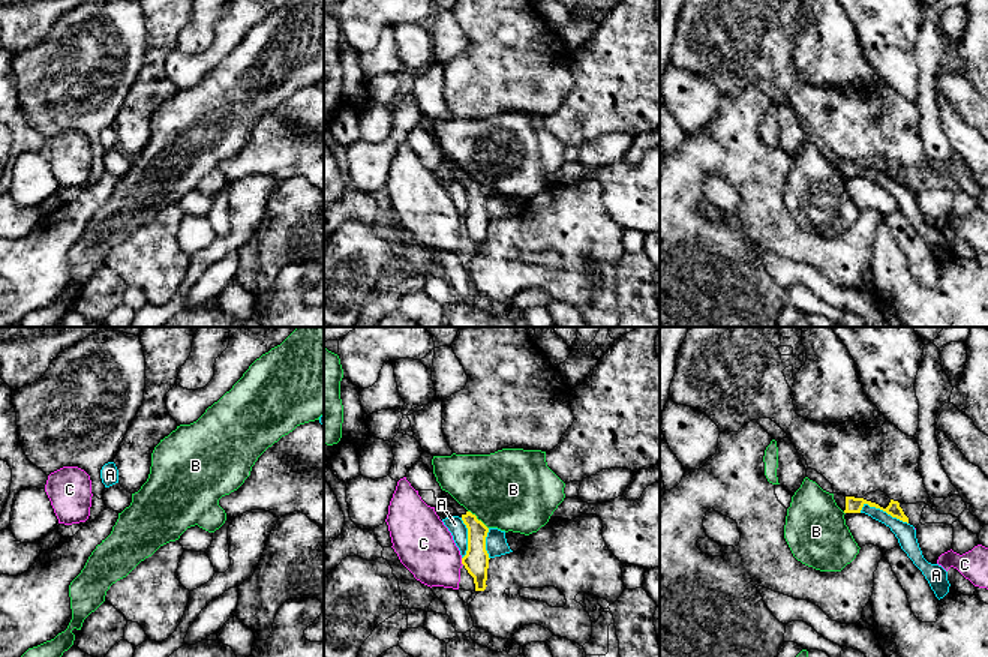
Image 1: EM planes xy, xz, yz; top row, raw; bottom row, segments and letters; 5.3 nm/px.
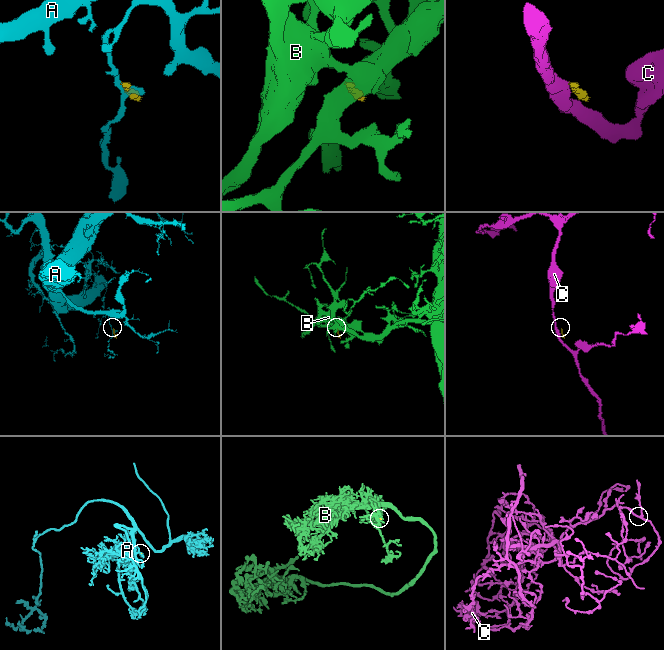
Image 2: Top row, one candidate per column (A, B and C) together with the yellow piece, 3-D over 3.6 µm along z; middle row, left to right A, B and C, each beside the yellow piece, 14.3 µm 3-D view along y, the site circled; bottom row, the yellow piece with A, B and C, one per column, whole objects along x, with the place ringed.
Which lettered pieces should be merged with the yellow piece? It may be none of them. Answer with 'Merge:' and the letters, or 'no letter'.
Merge: no letter

